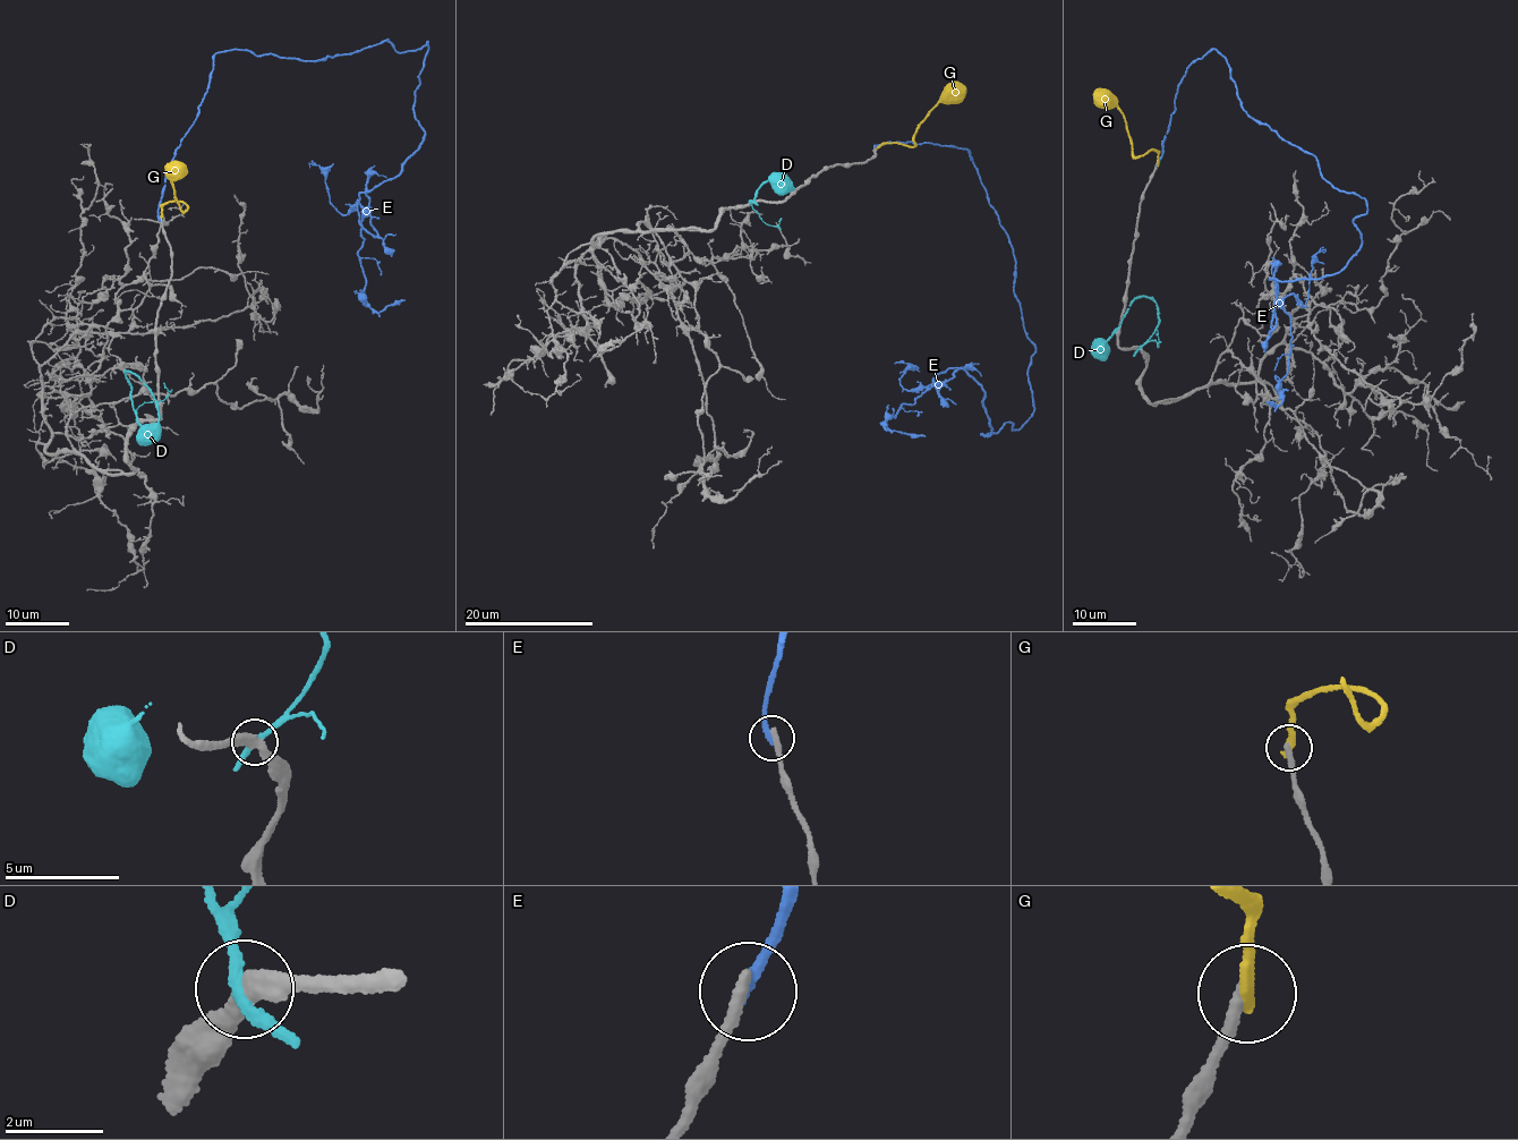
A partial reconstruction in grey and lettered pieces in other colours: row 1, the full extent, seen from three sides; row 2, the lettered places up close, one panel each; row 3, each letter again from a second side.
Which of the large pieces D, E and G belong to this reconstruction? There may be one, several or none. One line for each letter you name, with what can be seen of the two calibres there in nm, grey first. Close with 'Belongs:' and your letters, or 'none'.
Belongs: none

